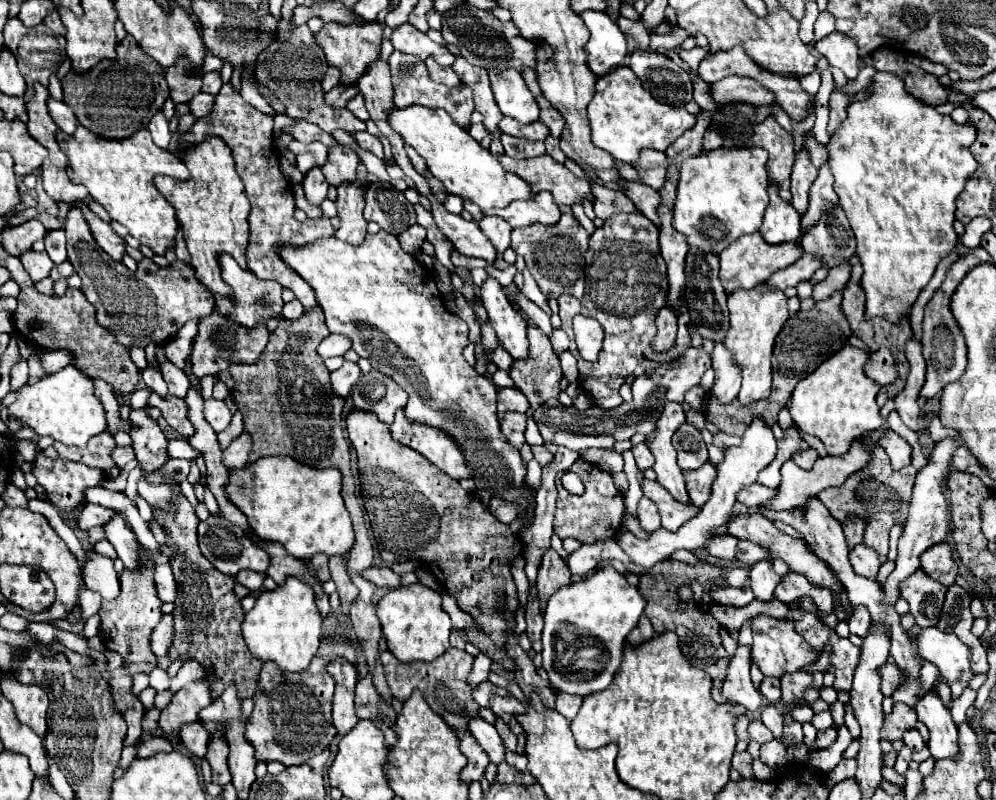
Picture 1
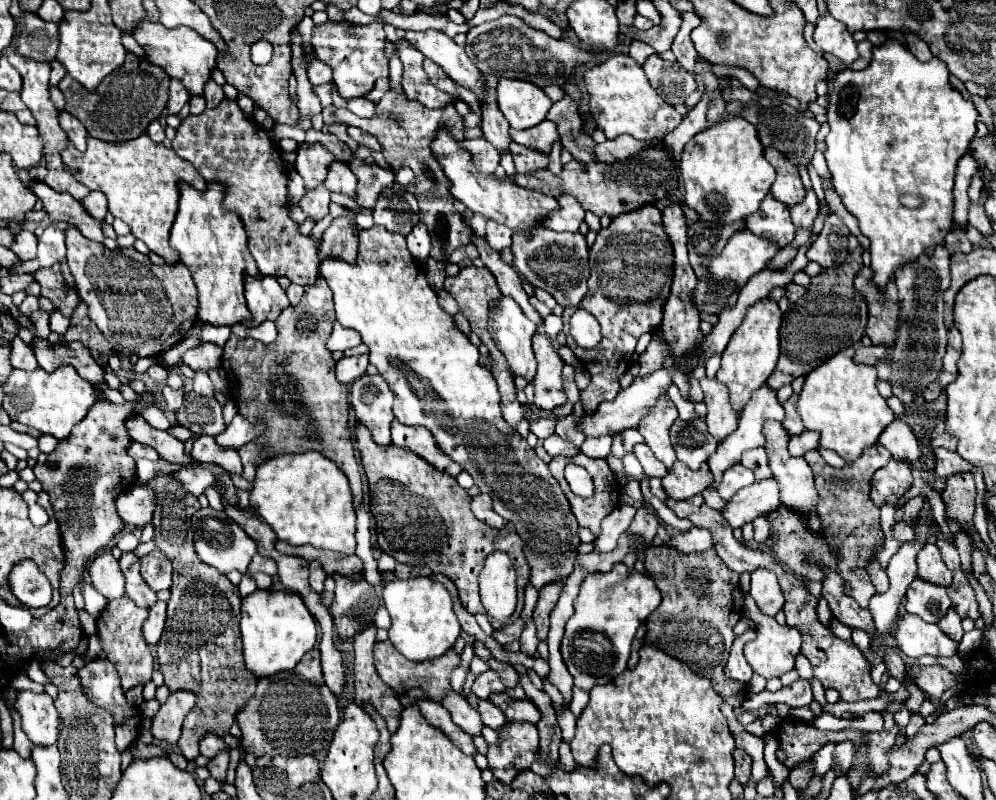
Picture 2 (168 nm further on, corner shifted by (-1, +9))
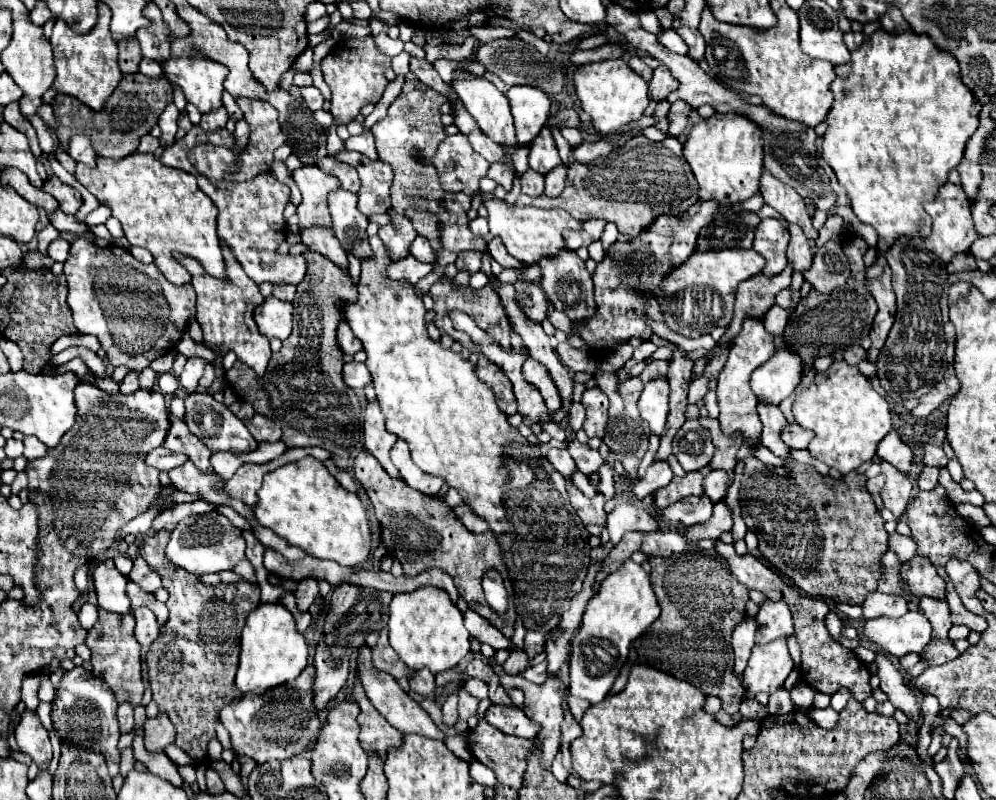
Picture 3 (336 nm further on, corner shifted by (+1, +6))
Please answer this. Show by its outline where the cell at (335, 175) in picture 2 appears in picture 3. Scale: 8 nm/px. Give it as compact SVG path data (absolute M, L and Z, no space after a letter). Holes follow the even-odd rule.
M340 186L338 190L330 192L328 206L330 206L334 232L342 248L346 252L350 250L360 260L368 258L370 256L370 246L366 236L368 218L356 208L356 194L350 194L348 190L342 190Z

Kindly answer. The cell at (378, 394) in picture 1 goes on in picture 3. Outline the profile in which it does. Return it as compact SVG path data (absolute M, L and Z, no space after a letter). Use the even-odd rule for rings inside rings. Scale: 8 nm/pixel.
M376 400L366 402L366 414L364 414L364 446L378 458L382 468L392 476L400 478L396 466L390 460L390 448L396 442L394 434L390 434L384 426L382 410Z

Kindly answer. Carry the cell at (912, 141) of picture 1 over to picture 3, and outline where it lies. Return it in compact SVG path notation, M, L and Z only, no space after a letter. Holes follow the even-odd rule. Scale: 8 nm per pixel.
M878 30L876 34L872 34L870 38L864 40L864 44L852 52L852 60L848 64L836 66L836 80L830 86L832 94L834 94L834 104L826 116L826 124L828 130L824 134L824 142L822 142L822 156L824 160L832 166L832 170L836 172L836 178L840 182L840 186L846 188L846 194L850 198L850 206L854 210L854 214L864 222L870 224L876 232L878 232L878 252L886 254L890 250L890 246L900 238L900 236L916 236L916 238L928 238L932 232L932 218L928 216L928 212L924 210L923 202L936 198L940 186L944 186L948 182L948 172L952 168L956 168L962 160L962 152L964 152L964 144L966 140L976 132L978 128L978 114L980 114L980 104L976 102L974 94L960 82L960 70L958 70L958 62L948 54L948 52L940 52L932 40L926 34L914 34L914 32L904 32L904 34L888 34L886 30Z

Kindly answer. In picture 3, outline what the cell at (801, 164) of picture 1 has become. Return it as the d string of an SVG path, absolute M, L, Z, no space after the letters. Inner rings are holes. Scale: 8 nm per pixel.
M790 224L790 244L788 244L788 260L794 264L796 272L804 272L810 268L812 250L808 238L802 234L800 226Z

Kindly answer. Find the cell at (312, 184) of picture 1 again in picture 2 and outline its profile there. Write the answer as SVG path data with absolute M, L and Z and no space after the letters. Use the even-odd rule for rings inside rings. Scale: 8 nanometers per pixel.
M324 185L316 187L316 191L306 191L304 199L300 201L302 211L314 223L318 223L322 217L328 215L328 205L330 205L330 191Z

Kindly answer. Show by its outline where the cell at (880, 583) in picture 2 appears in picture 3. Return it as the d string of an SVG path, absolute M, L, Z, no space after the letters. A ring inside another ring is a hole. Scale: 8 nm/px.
M870 592L868 598L864 600L864 618L878 618L878 616L902 616L908 612L906 600L894 594L884 594L884 592Z

